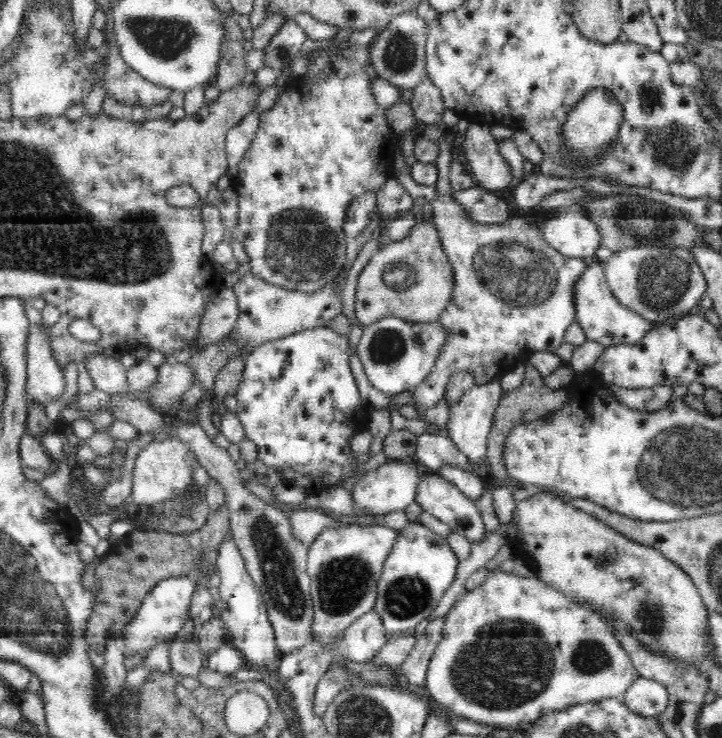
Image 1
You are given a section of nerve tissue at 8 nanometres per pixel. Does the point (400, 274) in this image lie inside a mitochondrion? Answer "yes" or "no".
yes

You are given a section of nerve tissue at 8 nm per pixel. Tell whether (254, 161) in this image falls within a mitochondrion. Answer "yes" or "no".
no

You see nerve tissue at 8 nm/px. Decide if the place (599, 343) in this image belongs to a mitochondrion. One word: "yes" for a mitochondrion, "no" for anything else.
no

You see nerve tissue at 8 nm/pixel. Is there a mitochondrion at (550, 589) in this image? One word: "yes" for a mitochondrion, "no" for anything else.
no

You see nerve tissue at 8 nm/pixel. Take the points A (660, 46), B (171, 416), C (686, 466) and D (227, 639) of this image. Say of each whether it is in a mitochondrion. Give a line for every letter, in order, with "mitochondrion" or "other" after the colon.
A: other
B: other
C: mitochondrion
D: other

